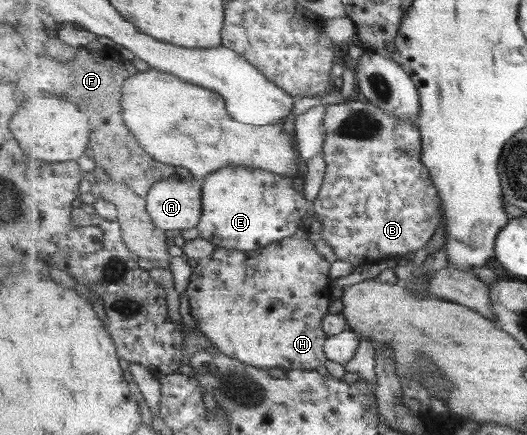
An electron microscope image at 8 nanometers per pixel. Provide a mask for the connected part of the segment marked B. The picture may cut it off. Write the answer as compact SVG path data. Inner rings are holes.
M365 100L365 103L351 101L350 103L328 105L323 125L326 140L322 154L325 156L328 169L326 170L324 186L322 186L319 196L314 201L314 212L316 213L316 219L320 220L323 226L322 238L332 247L338 259L347 261L355 265L355 267L359 265L374 265L374 263L378 263L386 258L399 258L403 255L406 257L406 253L409 251L416 251L420 247L425 247L433 238L438 227L443 223L445 209L439 189L432 183L431 171L423 162L423 137L421 136L418 123L398 119L391 113Z

